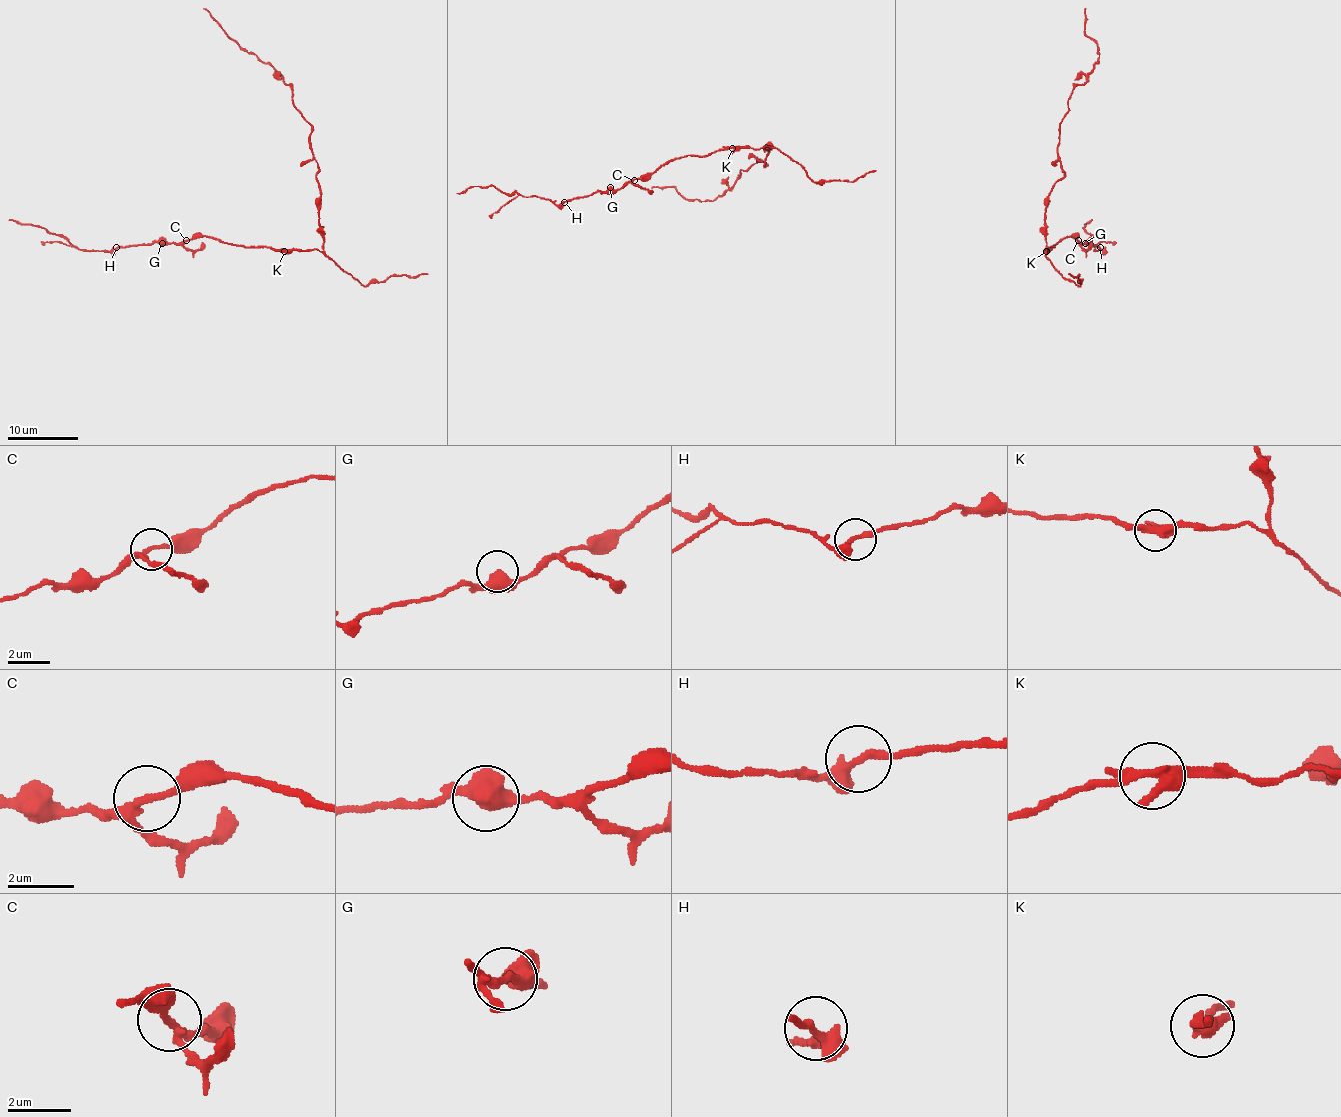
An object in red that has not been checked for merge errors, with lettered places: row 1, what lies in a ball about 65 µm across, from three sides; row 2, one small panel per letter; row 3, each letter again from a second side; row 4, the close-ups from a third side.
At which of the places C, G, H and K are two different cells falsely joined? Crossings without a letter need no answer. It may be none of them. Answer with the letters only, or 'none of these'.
K

